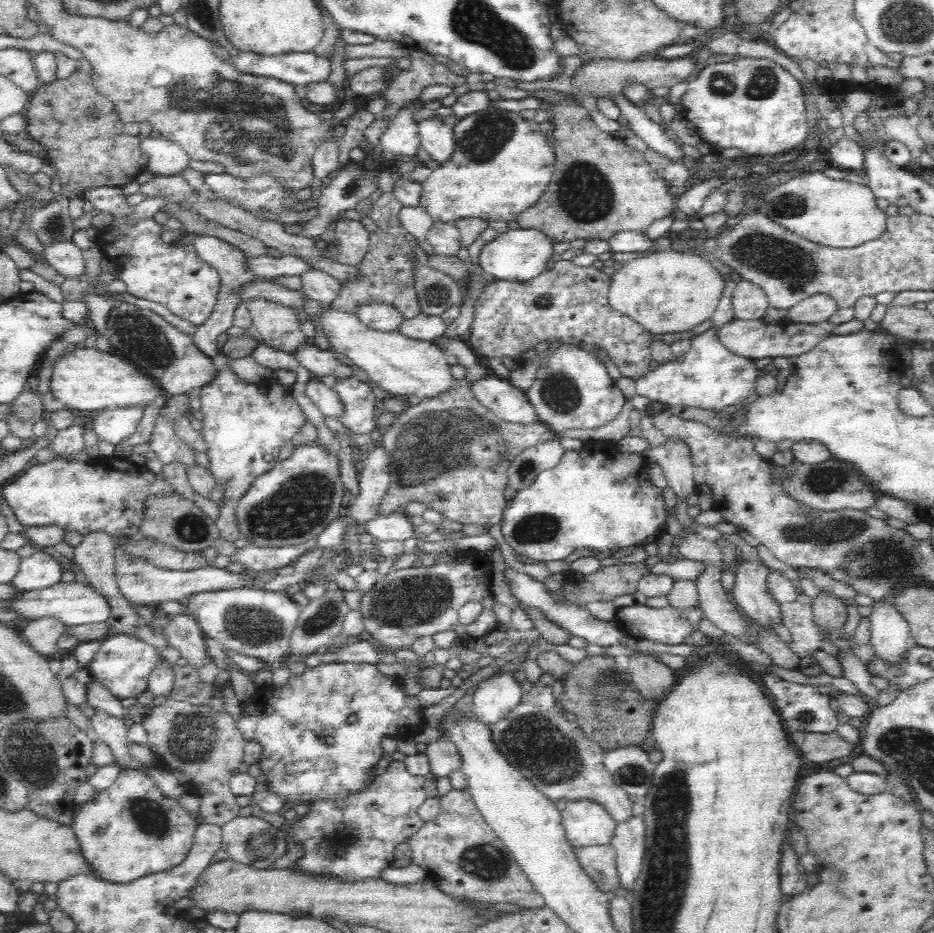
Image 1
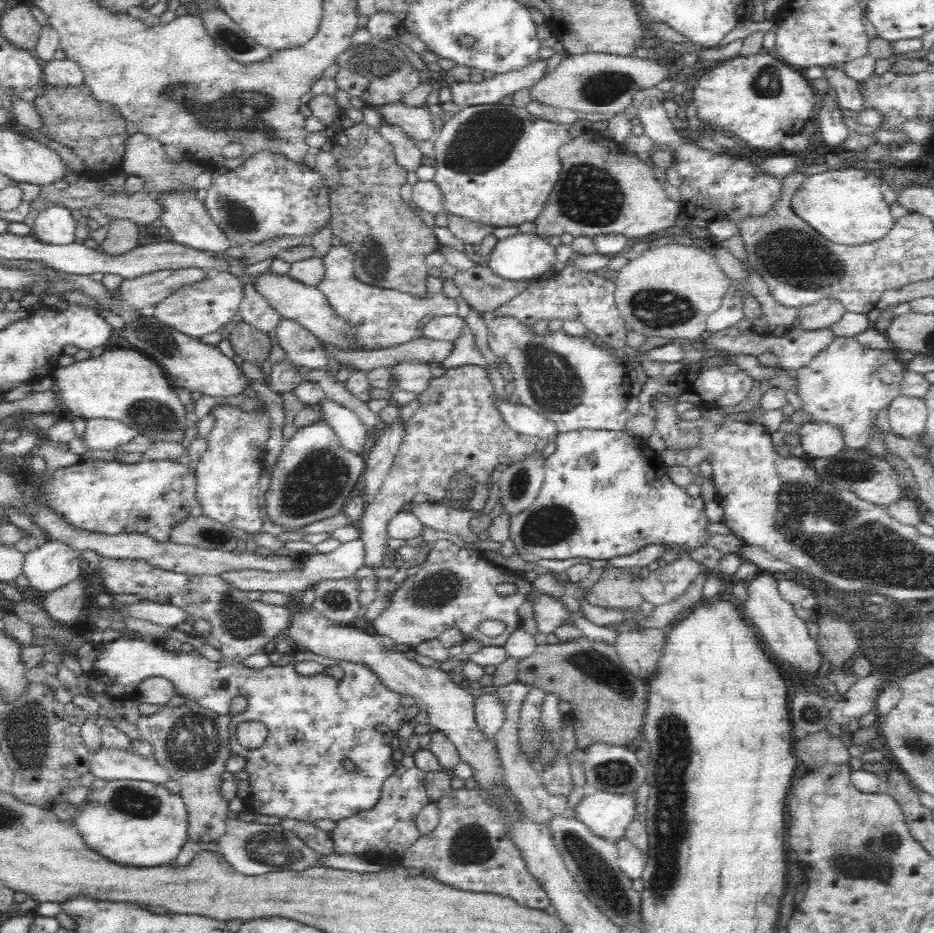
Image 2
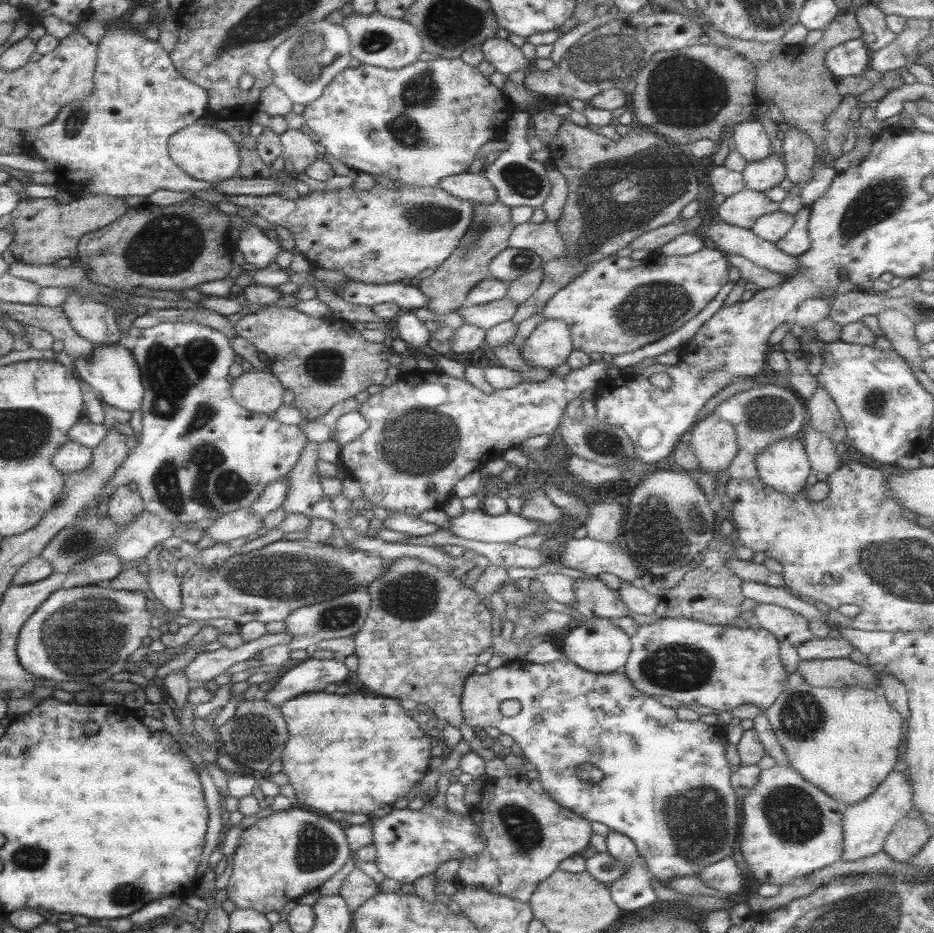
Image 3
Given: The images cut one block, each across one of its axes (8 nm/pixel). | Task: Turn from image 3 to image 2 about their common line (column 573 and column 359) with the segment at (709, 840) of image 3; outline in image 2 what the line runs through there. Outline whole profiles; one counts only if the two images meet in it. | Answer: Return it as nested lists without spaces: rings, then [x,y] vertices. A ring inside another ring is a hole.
[[[125,636],[104,643],[104,648],[98,652],[97,658],[91,676],[102,680],[106,685],[106,692],[113,698],[121,699],[126,694],[132,694],[137,685],[149,676],[168,679],[176,692],[186,697],[186,700],[194,700],[198,705],[220,716],[230,714],[230,702],[236,696],[246,698],[246,710],[230,717],[229,740],[232,754],[246,758],[244,771],[248,773],[251,789],[245,800],[252,805],[254,814],[312,823],[323,818],[338,822],[370,810],[380,798],[383,782],[396,771],[392,762],[397,755],[392,751],[391,744],[392,739],[398,735],[398,730],[407,722],[404,717],[407,701],[401,694],[385,687],[378,675],[366,664],[324,658],[324,669],[333,666],[342,668],[344,676],[340,679],[334,679],[323,672],[310,676],[300,675],[295,670],[296,664],[290,663],[280,667],[270,664],[262,670],[251,670],[245,666],[246,660],[234,663],[221,658],[218,662],[210,662],[196,649],[188,654],[168,652],[159,641],[146,643],[141,639],[131,640]],[[223,680],[227,682],[225,687],[221,685]],[[249,721],[260,722],[268,730],[267,740],[260,748],[246,749],[237,740],[236,727]],[[379,725],[386,725],[388,732],[377,732],[375,729]],[[344,760],[354,762],[355,771],[346,771]]]

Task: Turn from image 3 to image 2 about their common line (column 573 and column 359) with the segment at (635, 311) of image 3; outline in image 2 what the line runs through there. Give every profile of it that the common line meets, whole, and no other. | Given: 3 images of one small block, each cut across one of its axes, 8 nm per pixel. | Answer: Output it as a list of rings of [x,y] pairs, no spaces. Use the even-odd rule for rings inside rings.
[[[344,244],[330,248],[330,252],[328,252],[322,260],[324,278],[322,278],[322,282],[316,287],[324,293],[324,297],[326,297],[328,303],[330,303],[330,307],[336,311],[336,315],[344,319],[344,321],[352,327],[352,331],[354,331],[354,335],[356,335],[356,344],[352,344],[352,347],[354,345],[356,345],[356,347],[362,345],[362,349],[374,350],[398,346],[414,338],[416,328],[420,326],[420,322],[422,322],[426,316],[439,317],[457,314],[456,299],[446,297],[442,291],[438,293],[426,292],[426,294],[422,294],[420,298],[414,298],[404,291],[388,290],[378,286],[368,286],[368,284],[360,282],[354,276],[353,253]]]

